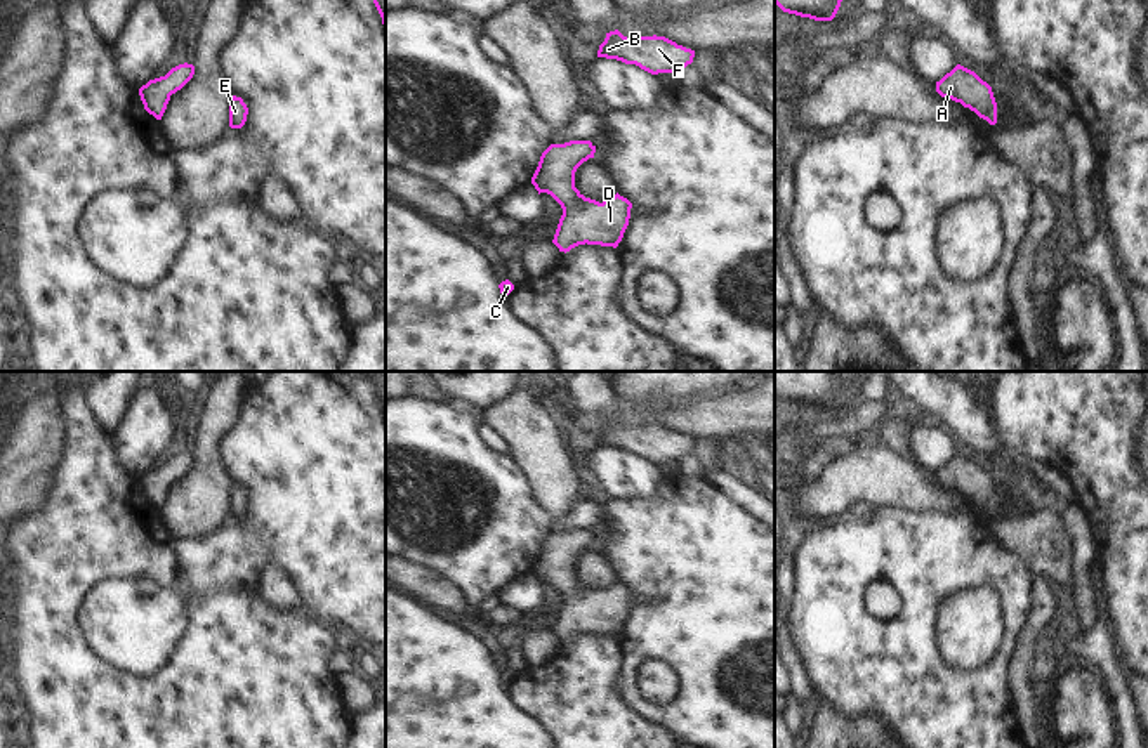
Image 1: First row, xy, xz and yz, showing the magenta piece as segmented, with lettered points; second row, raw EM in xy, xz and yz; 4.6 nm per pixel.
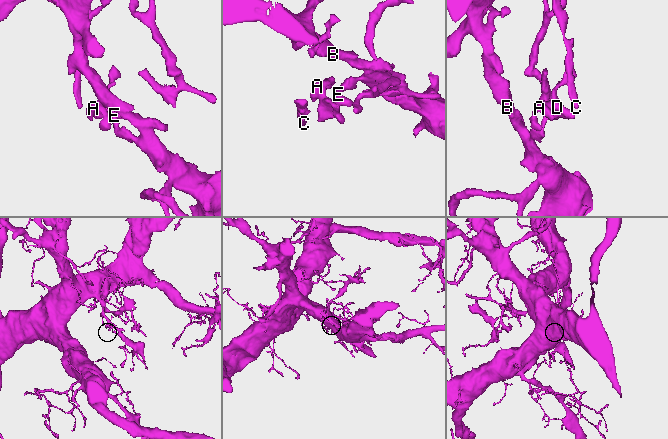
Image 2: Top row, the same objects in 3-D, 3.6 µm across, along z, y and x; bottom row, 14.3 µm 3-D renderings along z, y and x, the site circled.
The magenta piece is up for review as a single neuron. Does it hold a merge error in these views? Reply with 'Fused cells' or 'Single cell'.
Single cell.

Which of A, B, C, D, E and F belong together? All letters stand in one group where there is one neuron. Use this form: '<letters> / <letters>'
A B C D E F

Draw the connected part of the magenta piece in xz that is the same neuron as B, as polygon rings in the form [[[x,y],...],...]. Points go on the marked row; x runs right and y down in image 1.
[[[618,30],[606,33],[599,45],[597,57],[617,59],[636,64],[641,69],[658,73],[677,73],[693,62],[695,50],[677,45],[665,36],[627,38]]]

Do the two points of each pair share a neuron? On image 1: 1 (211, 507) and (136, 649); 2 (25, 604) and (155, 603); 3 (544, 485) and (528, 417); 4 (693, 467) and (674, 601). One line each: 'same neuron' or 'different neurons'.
1: different neurons
2: different neurons
3: same neuron
4: different neurons

